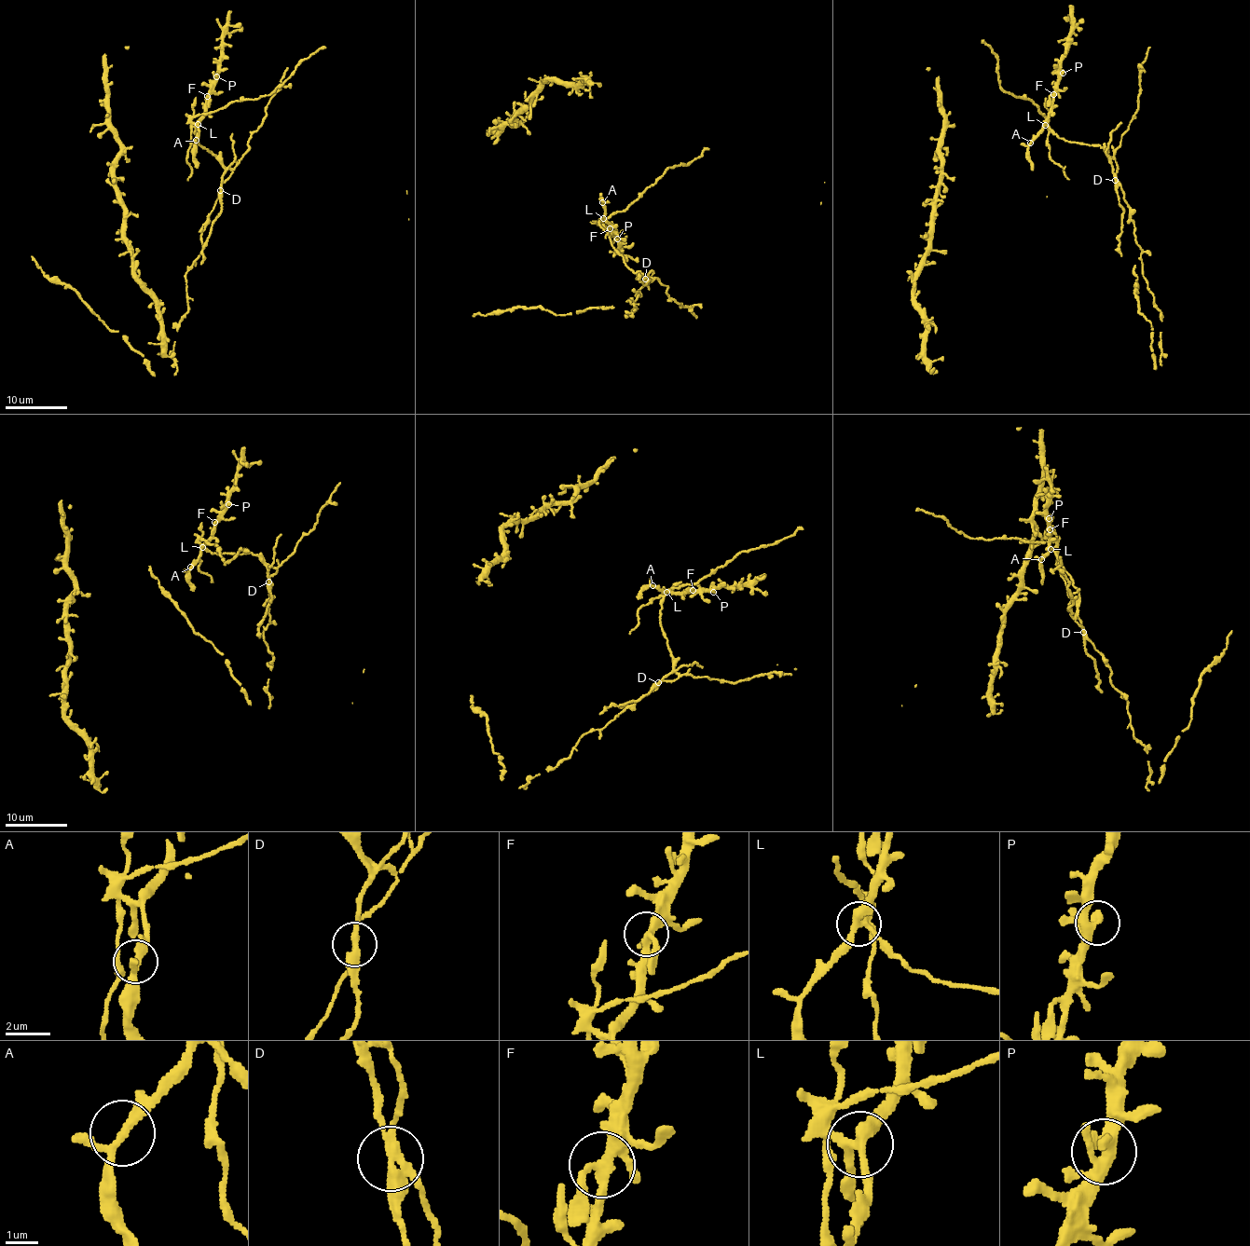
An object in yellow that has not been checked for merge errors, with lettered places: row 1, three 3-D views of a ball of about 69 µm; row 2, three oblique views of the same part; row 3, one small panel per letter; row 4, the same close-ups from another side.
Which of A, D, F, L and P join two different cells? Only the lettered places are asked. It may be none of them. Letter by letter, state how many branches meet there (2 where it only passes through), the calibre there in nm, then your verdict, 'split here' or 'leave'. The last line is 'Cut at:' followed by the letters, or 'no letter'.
A: 3 | 200 nm | leave
D: 4 | 300 nm | split here
F: 4 | 260 nm | leave
L: 4 | 300 nm | split here
P: 4 | 320 nm | leave
Cut at: D, L

